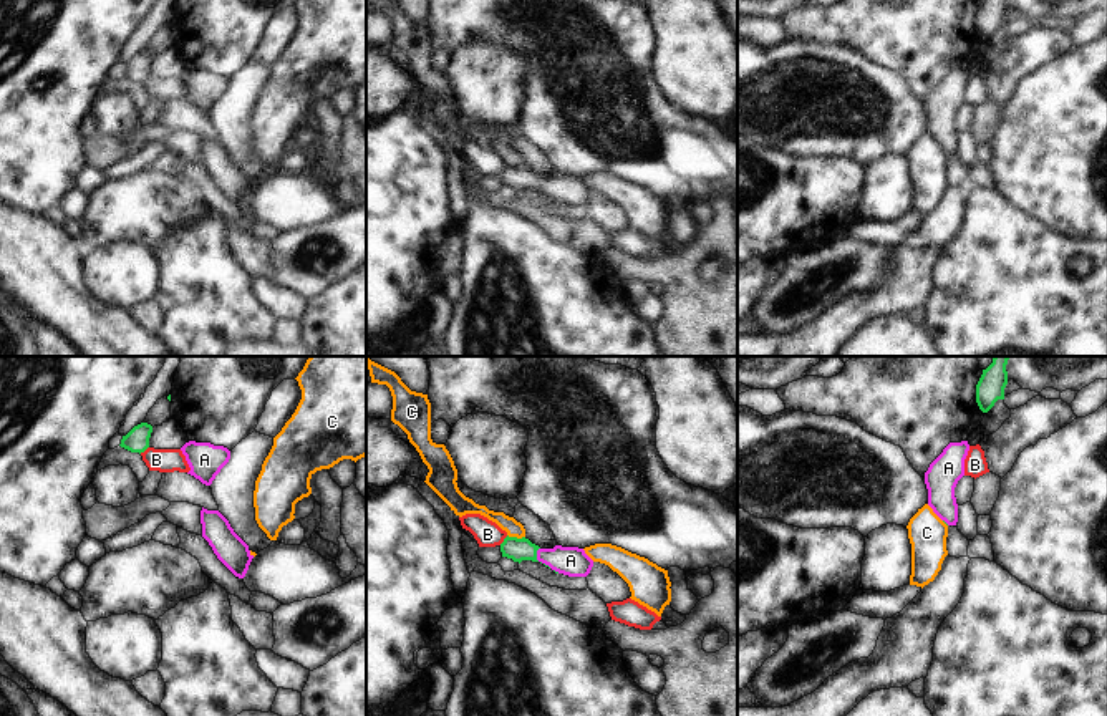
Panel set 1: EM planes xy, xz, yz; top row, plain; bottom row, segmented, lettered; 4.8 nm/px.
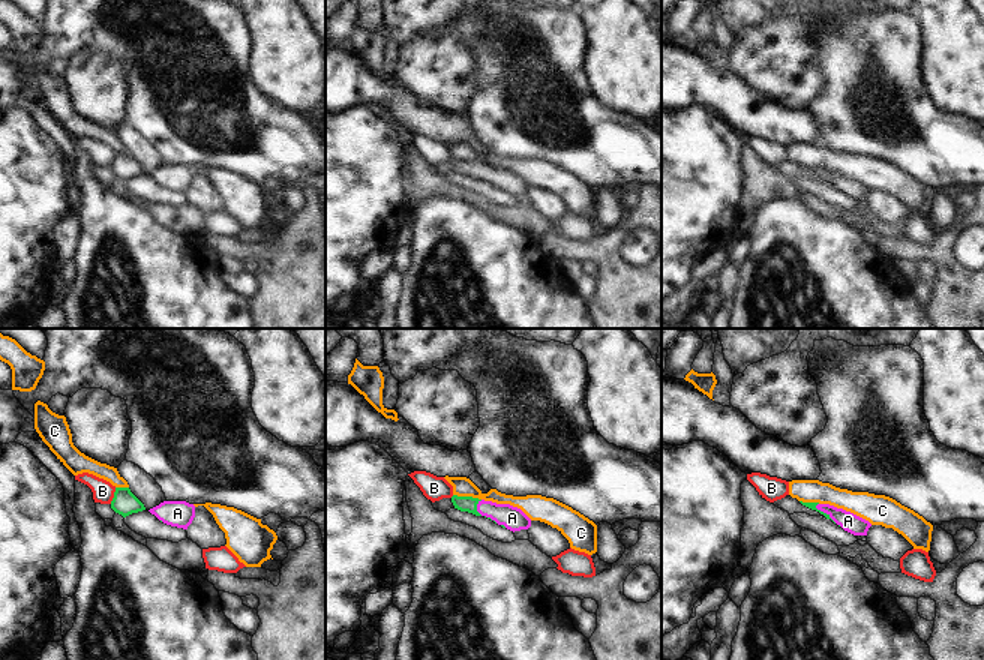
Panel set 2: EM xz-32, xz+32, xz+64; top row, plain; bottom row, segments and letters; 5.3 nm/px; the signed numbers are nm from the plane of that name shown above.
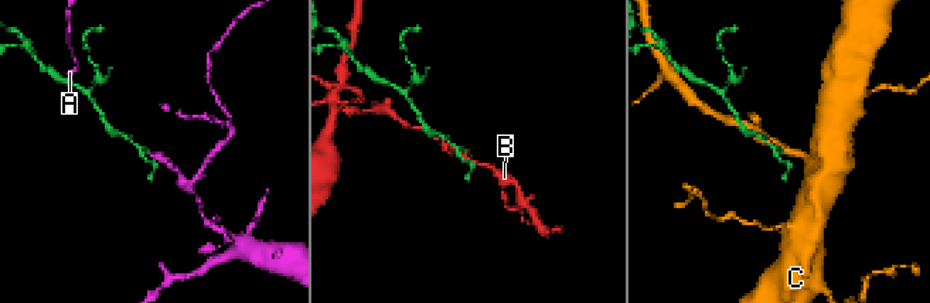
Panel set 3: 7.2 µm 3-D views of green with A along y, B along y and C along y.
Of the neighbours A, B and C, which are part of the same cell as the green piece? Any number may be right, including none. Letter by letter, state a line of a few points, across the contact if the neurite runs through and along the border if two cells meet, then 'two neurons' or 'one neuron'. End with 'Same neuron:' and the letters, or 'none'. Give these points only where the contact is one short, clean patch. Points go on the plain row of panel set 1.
A: line xz (517, 178), (527, 179), (537, 189), (570, 189); one neuron
B: two neurons
C: two neurons
Same neuron: A

